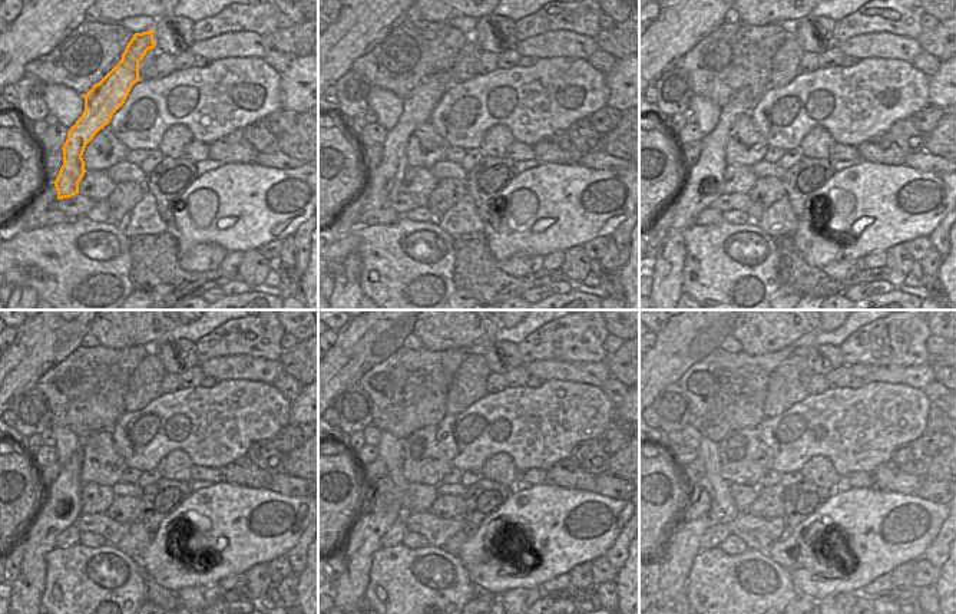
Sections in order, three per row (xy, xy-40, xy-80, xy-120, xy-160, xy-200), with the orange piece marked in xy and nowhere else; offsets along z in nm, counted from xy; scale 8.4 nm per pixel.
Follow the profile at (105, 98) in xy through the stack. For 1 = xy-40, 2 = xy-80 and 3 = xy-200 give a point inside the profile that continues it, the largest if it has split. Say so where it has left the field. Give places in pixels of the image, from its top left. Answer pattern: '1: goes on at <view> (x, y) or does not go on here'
1: goes on at xy-40 (384, 182)
2: goes on at xy-80 (704, 182)
3: goes on at xy-200 (682, 547)

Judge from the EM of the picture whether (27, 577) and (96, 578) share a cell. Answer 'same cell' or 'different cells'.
different cells

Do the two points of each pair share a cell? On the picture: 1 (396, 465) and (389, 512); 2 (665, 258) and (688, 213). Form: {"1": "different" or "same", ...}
{"1": "different", "2": "same"}

